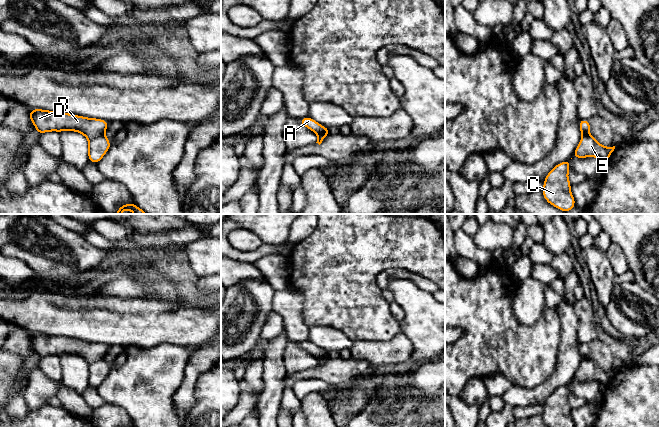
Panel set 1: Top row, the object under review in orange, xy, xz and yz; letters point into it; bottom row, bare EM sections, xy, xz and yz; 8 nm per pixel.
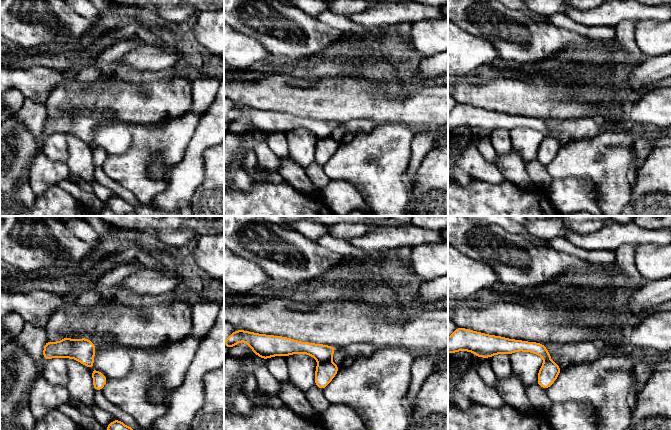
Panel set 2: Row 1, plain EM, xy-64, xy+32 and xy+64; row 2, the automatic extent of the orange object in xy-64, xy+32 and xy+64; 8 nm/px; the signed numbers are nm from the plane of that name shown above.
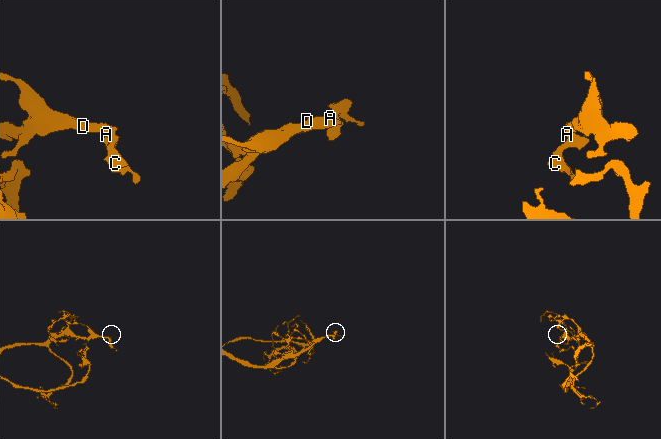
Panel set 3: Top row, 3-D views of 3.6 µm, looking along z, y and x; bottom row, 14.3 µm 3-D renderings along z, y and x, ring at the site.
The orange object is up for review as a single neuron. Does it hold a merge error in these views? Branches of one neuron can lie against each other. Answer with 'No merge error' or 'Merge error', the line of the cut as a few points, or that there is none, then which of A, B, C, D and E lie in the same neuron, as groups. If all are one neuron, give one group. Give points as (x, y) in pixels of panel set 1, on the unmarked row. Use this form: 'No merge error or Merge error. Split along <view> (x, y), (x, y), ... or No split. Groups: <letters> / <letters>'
Merge error. Split along xy (103, 358), (89, 364). Groups: A B D / C E

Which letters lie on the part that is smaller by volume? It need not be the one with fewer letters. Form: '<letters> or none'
C, E

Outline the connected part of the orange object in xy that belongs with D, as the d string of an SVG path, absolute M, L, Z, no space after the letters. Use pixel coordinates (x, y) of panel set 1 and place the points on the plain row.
M31 333L29 342L38 358L51 355L75 355L83 358L88 364L104 359L109 346L73 339L65 336Z

